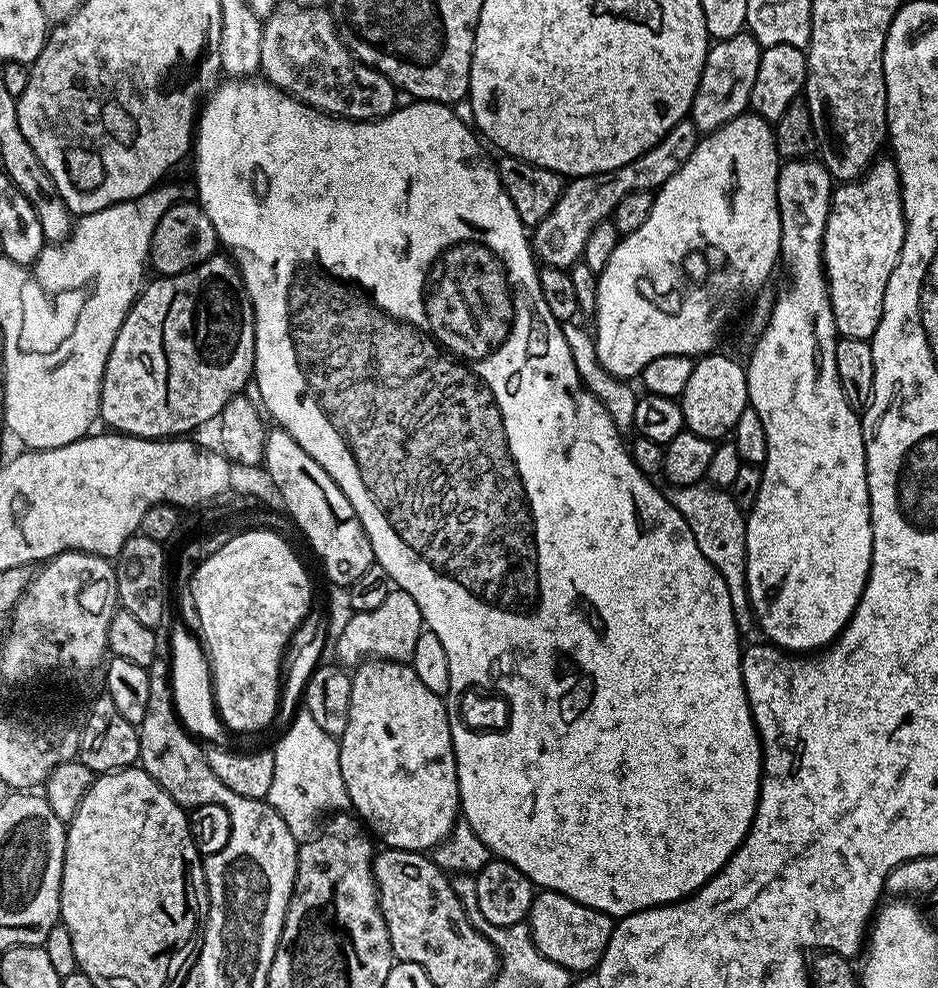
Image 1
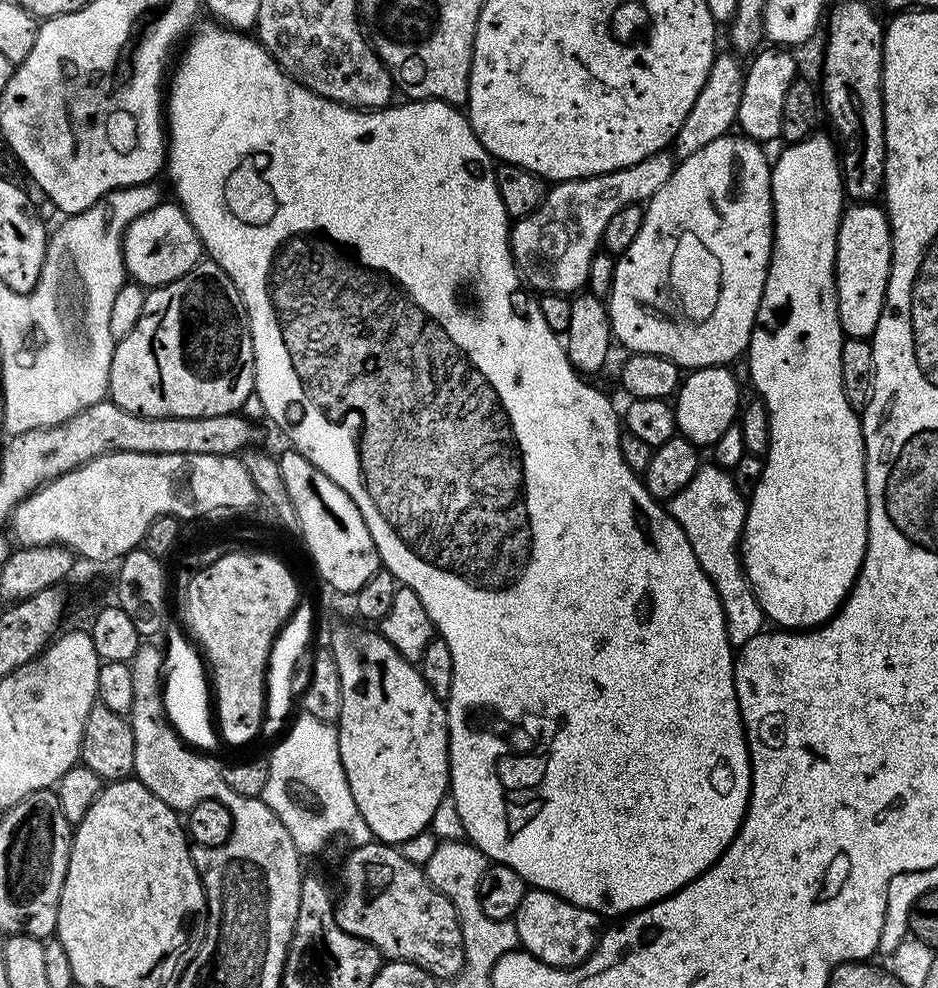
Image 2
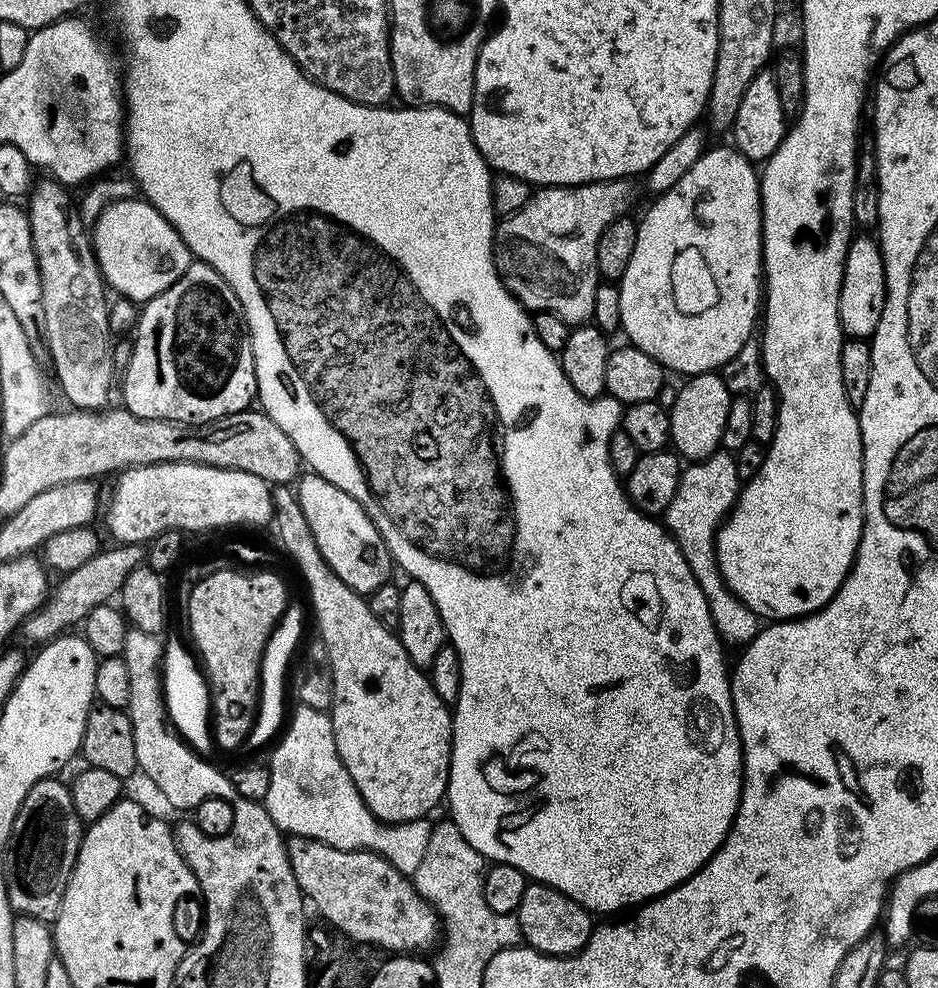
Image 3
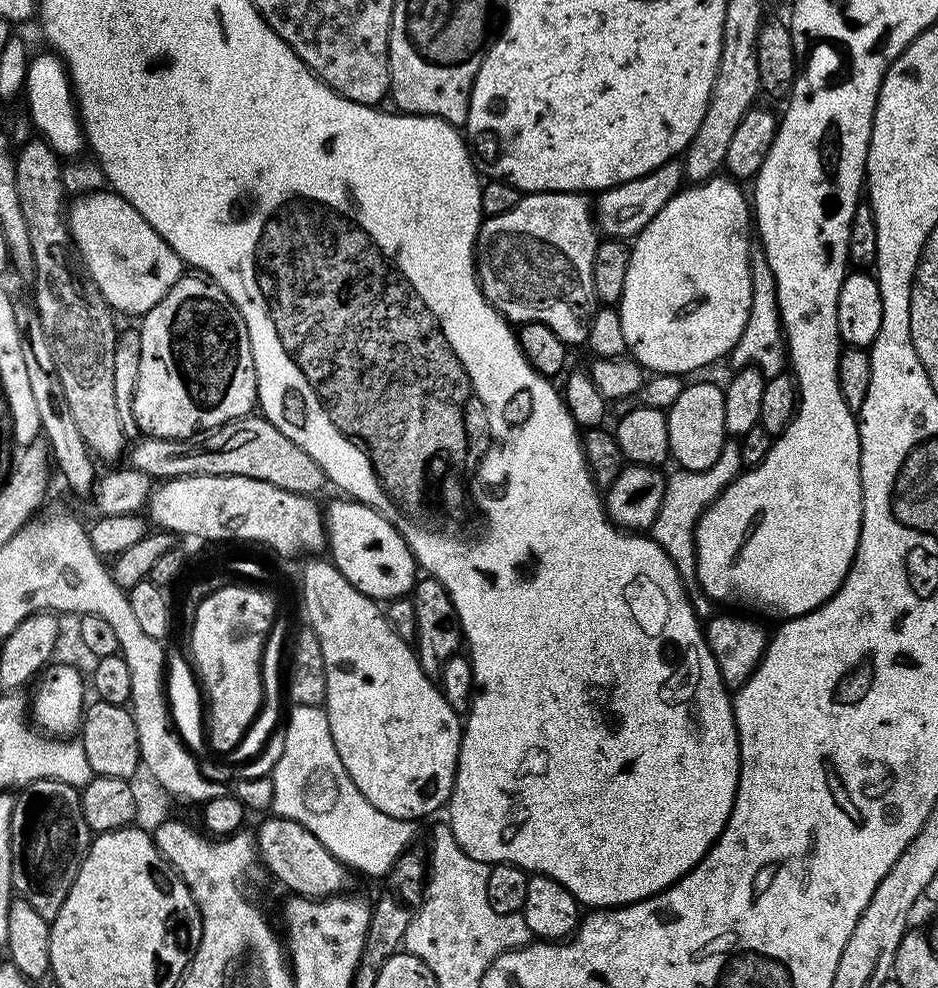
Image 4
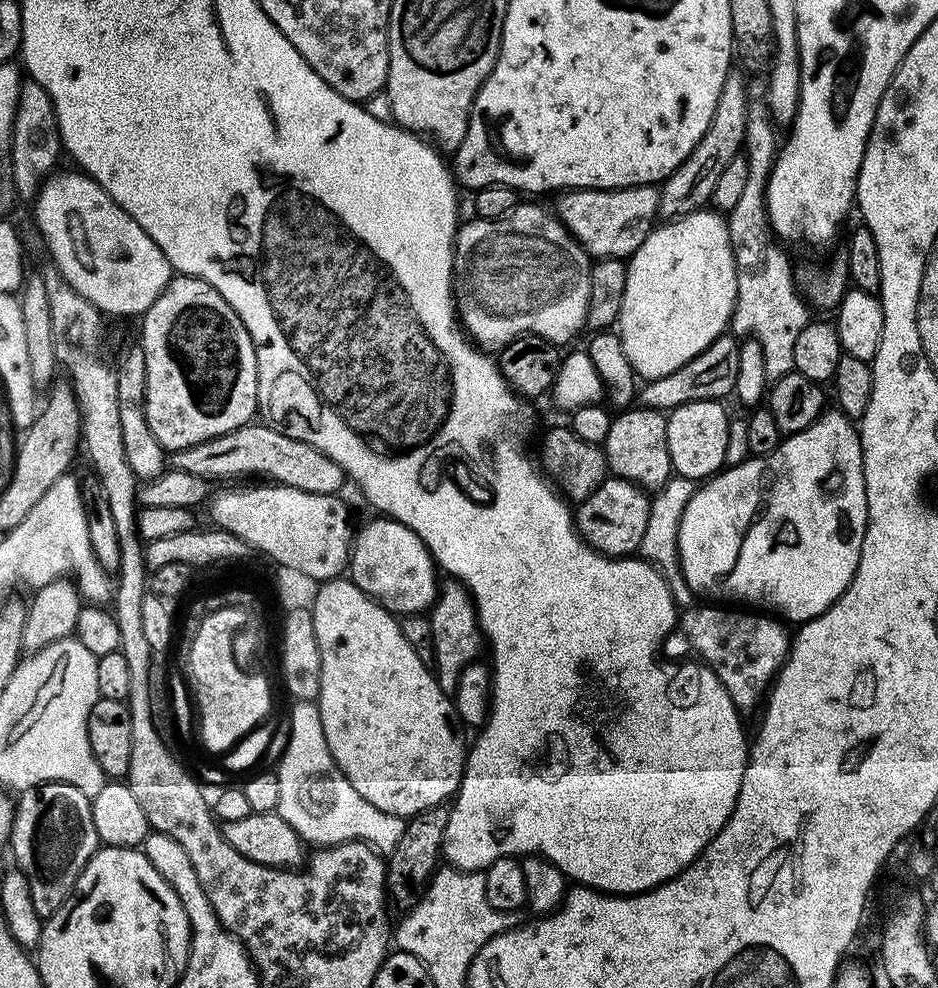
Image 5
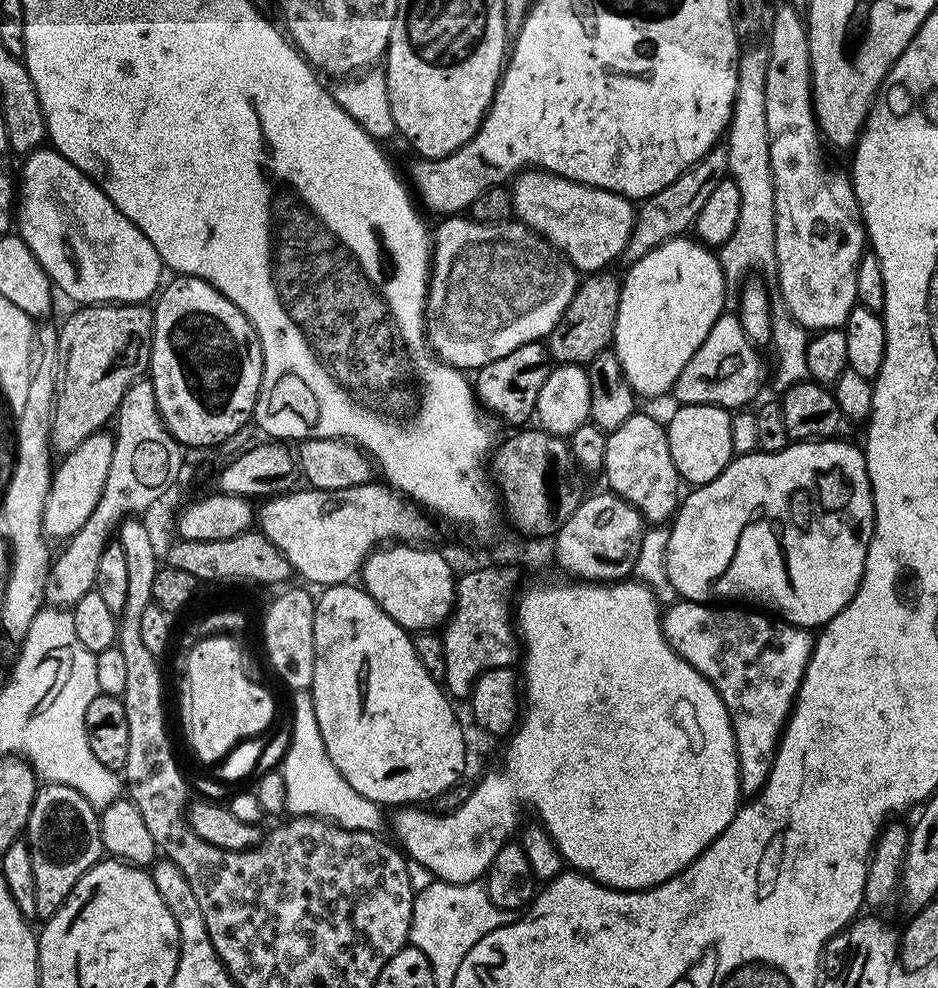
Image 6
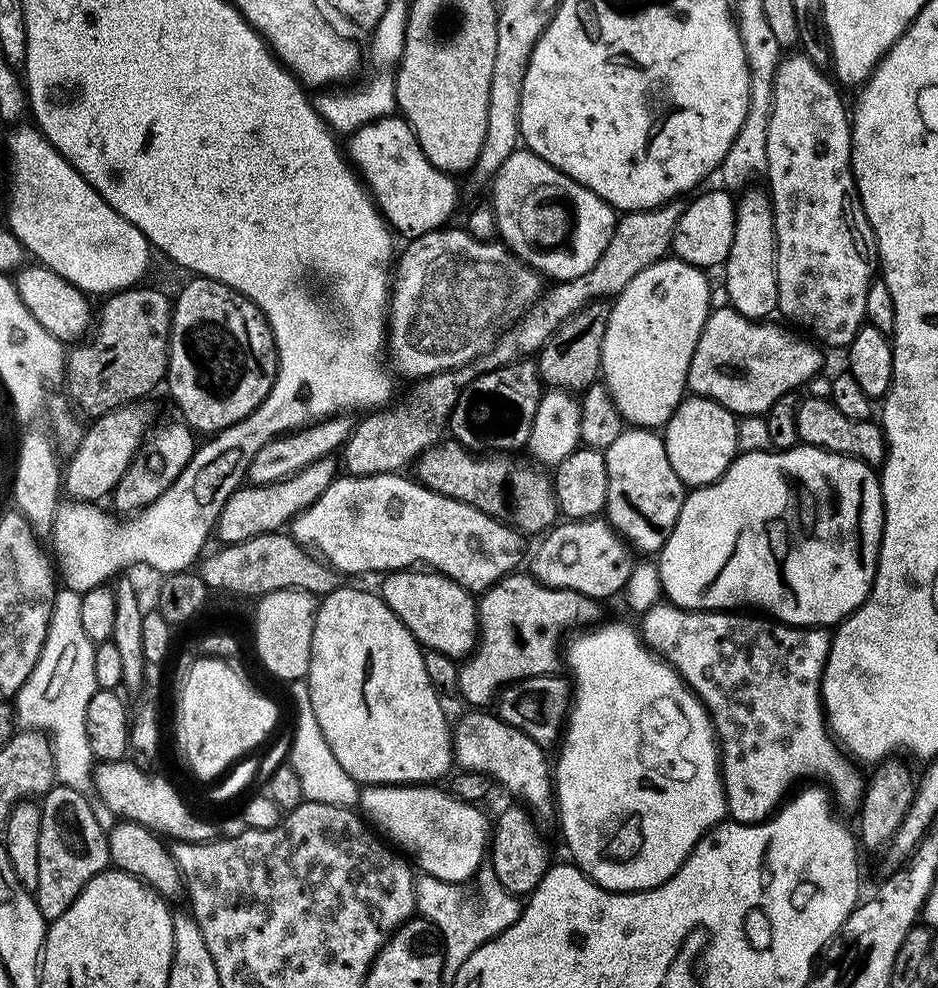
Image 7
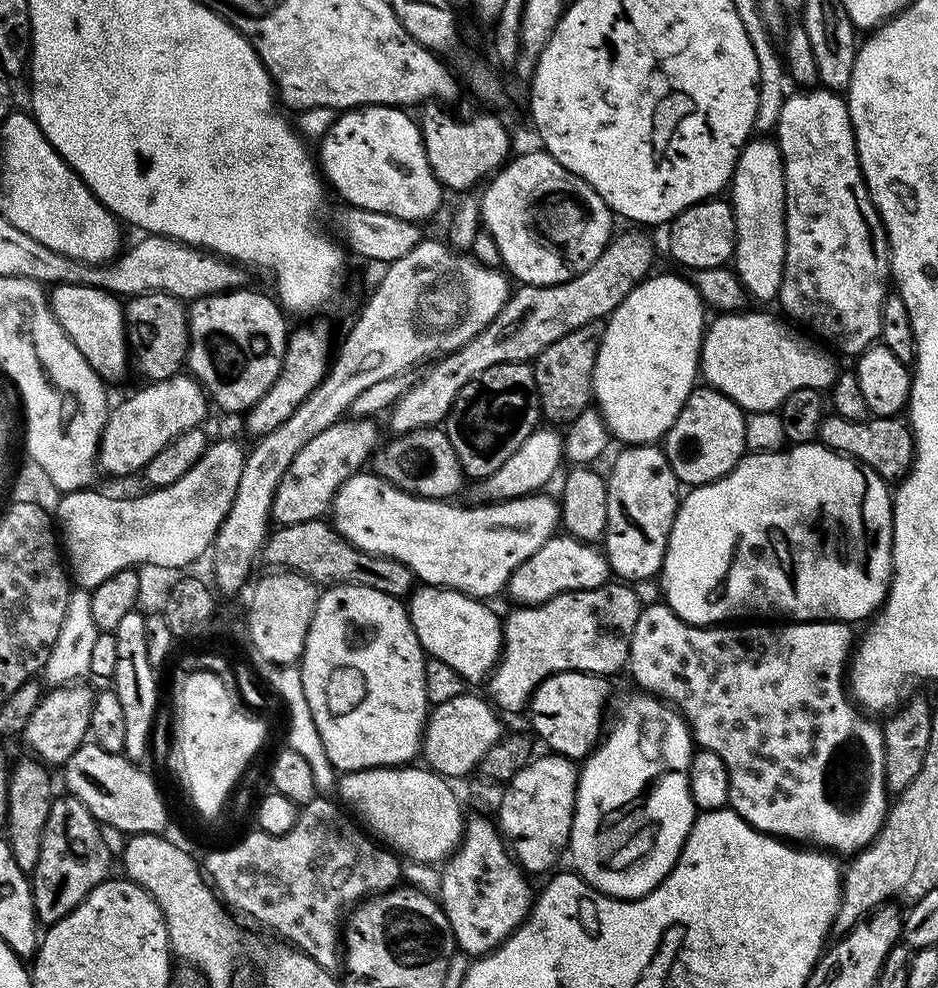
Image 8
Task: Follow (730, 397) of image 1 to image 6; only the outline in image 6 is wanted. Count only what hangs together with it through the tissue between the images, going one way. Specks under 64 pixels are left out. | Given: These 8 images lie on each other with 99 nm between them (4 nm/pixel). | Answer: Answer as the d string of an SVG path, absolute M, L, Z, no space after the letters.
M681 404L676 410L677 412L669 420L666 420L666 431L670 442L670 458L674 458L674 466L678 470L681 481L688 483L689 480L689 485L692 486L709 484L711 480L718 478L718 474L722 474L722 470L734 458L732 435L730 434L733 413L729 409L712 404Z

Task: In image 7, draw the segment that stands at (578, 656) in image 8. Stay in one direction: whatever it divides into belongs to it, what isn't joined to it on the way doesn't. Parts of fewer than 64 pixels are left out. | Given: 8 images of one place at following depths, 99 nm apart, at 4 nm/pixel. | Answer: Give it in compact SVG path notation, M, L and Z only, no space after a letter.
M524 572L508 573L492 587L485 588L479 597L478 639L470 655L460 664L456 683L459 695L464 695L468 706L491 705L500 689L515 680L549 675L555 669L552 667L556 664L556 651L562 648L560 635L564 628L575 624L588 626L601 619L601 605L597 601L574 590L548 588Z

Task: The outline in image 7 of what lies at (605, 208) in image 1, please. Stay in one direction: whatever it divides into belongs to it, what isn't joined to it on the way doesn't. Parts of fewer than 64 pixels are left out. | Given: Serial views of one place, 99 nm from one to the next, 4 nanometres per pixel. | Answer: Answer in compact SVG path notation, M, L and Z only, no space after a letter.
M445 226L435 228L432 232L427 232L421 236L415 237L411 241L412 244L404 253L399 253L398 259L394 264L394 279L390 284L390 307L388 309L387 327L390 329L390 352L396 355L396 364L408 376L416 376L415 378L423 378L432 376L435 372L451 372L458 368L463 368L472 360L477 360L483 352L487 352L500 336L505 328L516 323L542 295L542 287L540 288L541 273L525 264L519 256L514 255L511 248L503 242L496 240L479 240L474 238L463 227L452 228L453 226Z

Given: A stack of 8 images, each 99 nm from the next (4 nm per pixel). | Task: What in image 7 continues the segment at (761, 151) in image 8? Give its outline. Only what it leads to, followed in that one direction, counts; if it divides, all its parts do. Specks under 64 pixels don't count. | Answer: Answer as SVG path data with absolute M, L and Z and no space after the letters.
M748 190L739 197L736 205L736 229L734 230L734 246L730 246L728 261L722 266L724 272L724 292L728 295L727 303L747 319L767 321L771 312L777 311L778 302L778 270L776 269L776 223L772 217L772 198L767 191L752 192Z

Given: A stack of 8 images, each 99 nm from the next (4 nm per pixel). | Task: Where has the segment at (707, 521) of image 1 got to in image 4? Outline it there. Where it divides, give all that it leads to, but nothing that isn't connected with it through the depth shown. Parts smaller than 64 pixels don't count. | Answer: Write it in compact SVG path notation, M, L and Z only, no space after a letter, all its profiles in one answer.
M728 438L724 441L722 454L718 454L714 466L706 470L686 470L680 468L673 476L666 479L666 494L662 494L662 506L658 506L658 518L654 518L650 535L662 550L666 550L666 558L674 562L674 570L684 583L684 592L688 595L688 601L692 603L692 609L696 611L701 621L707 622L714 615L714 602L700 588L698 574L696 573L696 527L702 518L702 514L716 501L740 475L744 463L740 453L739 443L735 439Z

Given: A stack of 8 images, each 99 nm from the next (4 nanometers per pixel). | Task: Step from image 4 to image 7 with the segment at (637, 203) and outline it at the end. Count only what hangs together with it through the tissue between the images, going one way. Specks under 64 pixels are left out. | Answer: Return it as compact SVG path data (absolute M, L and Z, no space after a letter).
M517 150L502 162L495 180L490 185L490 203L496 215L496 230L499 239L511 248L514 255L519 256L545 277L553 276L553 281L573 280L602 258L602 250L606 250L606 242L610 242L612 232L616 228L617 213L598 194L594 194L586 186L582 186L574 178L562 174L550 162L546 162L538 154L527 150Z

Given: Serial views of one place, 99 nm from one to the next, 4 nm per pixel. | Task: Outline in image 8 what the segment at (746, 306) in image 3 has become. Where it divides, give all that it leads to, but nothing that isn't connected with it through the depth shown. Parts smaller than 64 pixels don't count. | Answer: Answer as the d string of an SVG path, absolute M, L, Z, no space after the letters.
M649 275L625 298L604 324L604 337L592 371L592 395L609 433L624 446L656 444L674 426L686 398L698 384L701 344L704 340L706 304L691 279L680 276Z

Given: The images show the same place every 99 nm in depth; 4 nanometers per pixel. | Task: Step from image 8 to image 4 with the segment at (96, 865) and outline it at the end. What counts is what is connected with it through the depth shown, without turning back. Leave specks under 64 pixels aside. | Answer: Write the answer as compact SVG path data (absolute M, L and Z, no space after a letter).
M34 780L32 784L24 786L16 796L16 805L12 811L12 887L15 895L21 900L30 902L30 906L34 906L34 910L38 910L38 914L42 914L42 918L51 922L58 914L58 910L62 910L62 902L66 902L66 894L70 894L70 886L74 886L74 878L78 878L78 870L82 866L84 855L88 853L89 843L88 823L82 814L80 792L77 789L67 785L66 782L56 780Z

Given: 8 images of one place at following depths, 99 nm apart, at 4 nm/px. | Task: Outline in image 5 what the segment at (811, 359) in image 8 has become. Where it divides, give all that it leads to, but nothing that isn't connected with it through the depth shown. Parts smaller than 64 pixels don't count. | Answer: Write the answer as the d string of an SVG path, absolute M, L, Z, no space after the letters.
M728 334L720 336L715 342L698 354L686 366L674 370L673 374L660 379L647 381L638 392L639 403L643 407L656 408L669 412L690 401L722 400L732 392L734 379L737 377L737 341Z

